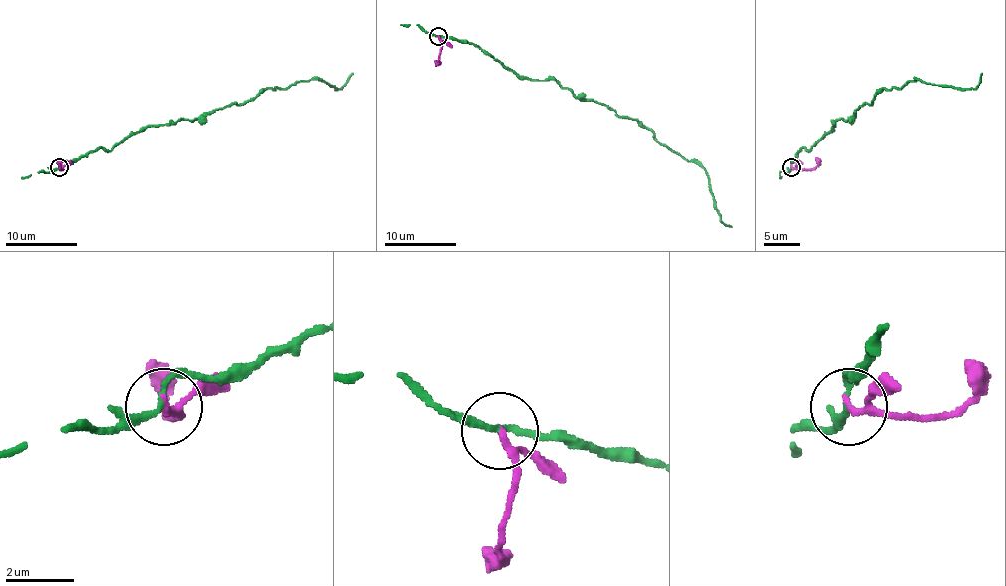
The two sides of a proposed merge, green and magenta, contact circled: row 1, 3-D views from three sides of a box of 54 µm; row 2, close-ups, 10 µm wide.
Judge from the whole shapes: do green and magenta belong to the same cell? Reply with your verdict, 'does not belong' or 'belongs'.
does not belong

